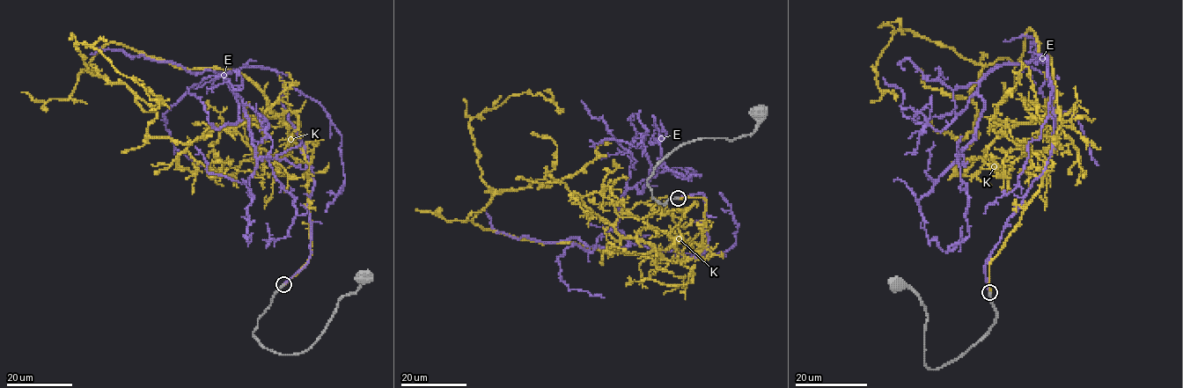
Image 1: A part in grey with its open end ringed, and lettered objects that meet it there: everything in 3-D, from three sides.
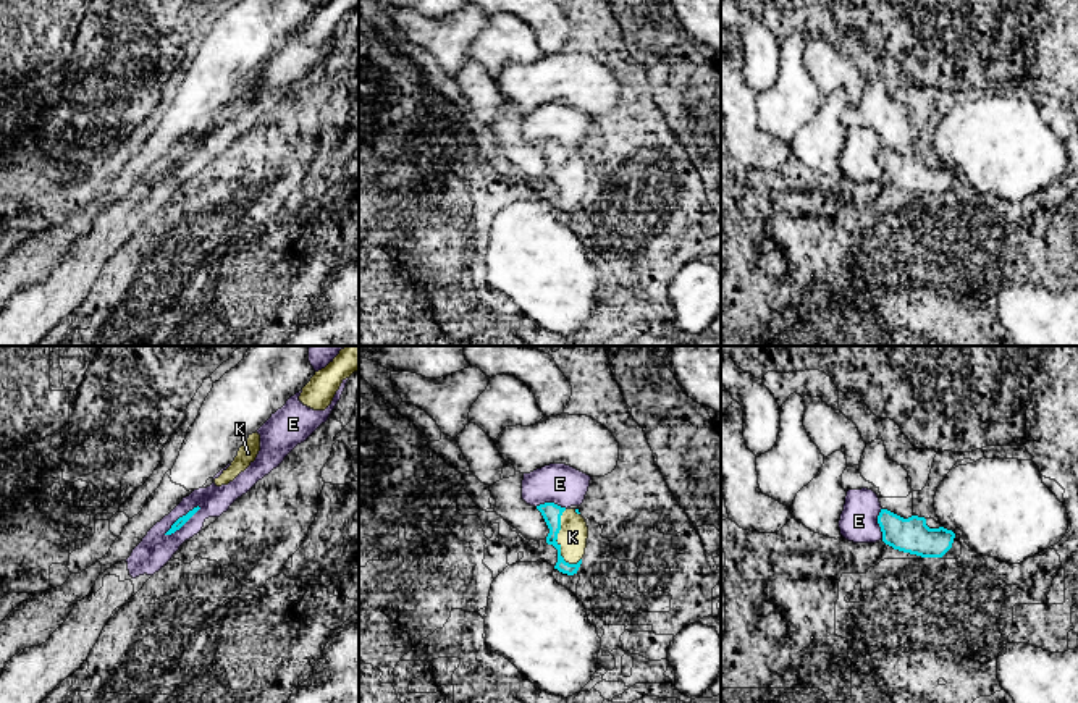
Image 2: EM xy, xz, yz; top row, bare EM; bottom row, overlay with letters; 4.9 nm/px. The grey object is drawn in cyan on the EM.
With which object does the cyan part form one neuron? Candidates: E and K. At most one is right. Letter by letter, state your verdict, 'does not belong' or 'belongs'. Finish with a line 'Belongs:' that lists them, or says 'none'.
E: does not belong
K: belongs
Belongs: K

